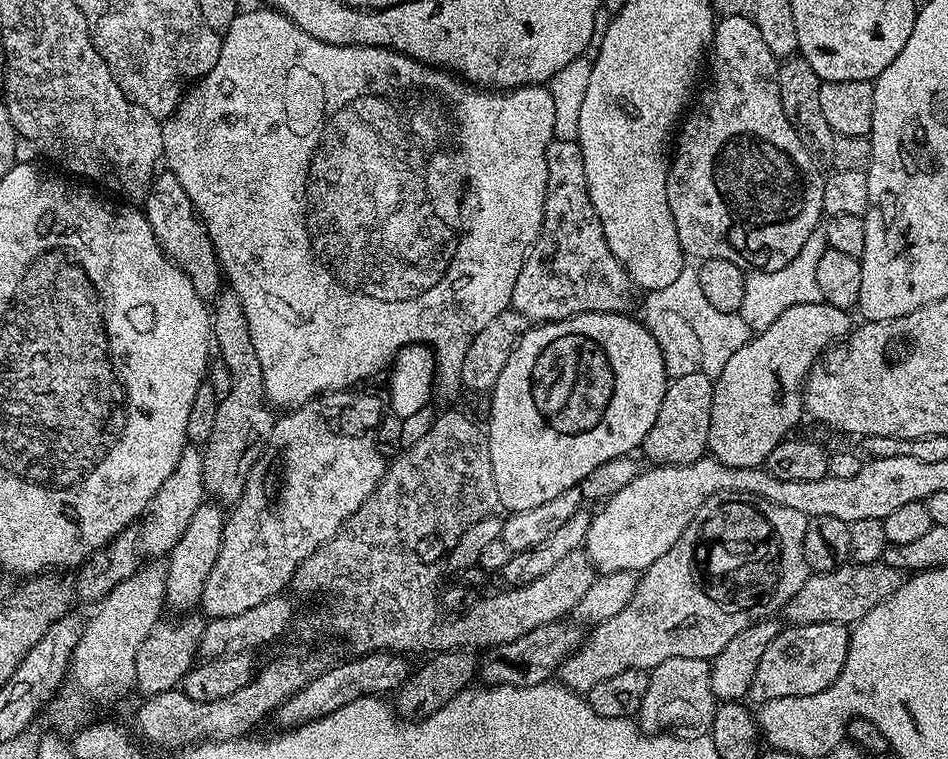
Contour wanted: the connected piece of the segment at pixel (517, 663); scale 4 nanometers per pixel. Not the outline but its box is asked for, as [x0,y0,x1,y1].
[478,619,582,688]

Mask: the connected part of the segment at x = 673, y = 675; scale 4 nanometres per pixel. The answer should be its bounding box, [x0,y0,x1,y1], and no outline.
[638,658,718,738]

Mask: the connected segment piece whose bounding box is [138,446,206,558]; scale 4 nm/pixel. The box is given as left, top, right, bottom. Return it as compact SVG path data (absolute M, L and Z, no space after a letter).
M185 447L178 458L178 466L170 470L170 478L162 482L158 494L154 494L148 511L144 513L138 524L138 539L143 555L148 558L164 558L186 534L186 526L190 526L190 518L194 518L194 510L205 503L204 491L204 453L199 447Z

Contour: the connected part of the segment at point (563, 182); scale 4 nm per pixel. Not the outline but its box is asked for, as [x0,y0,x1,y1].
[511,138,638,322]

